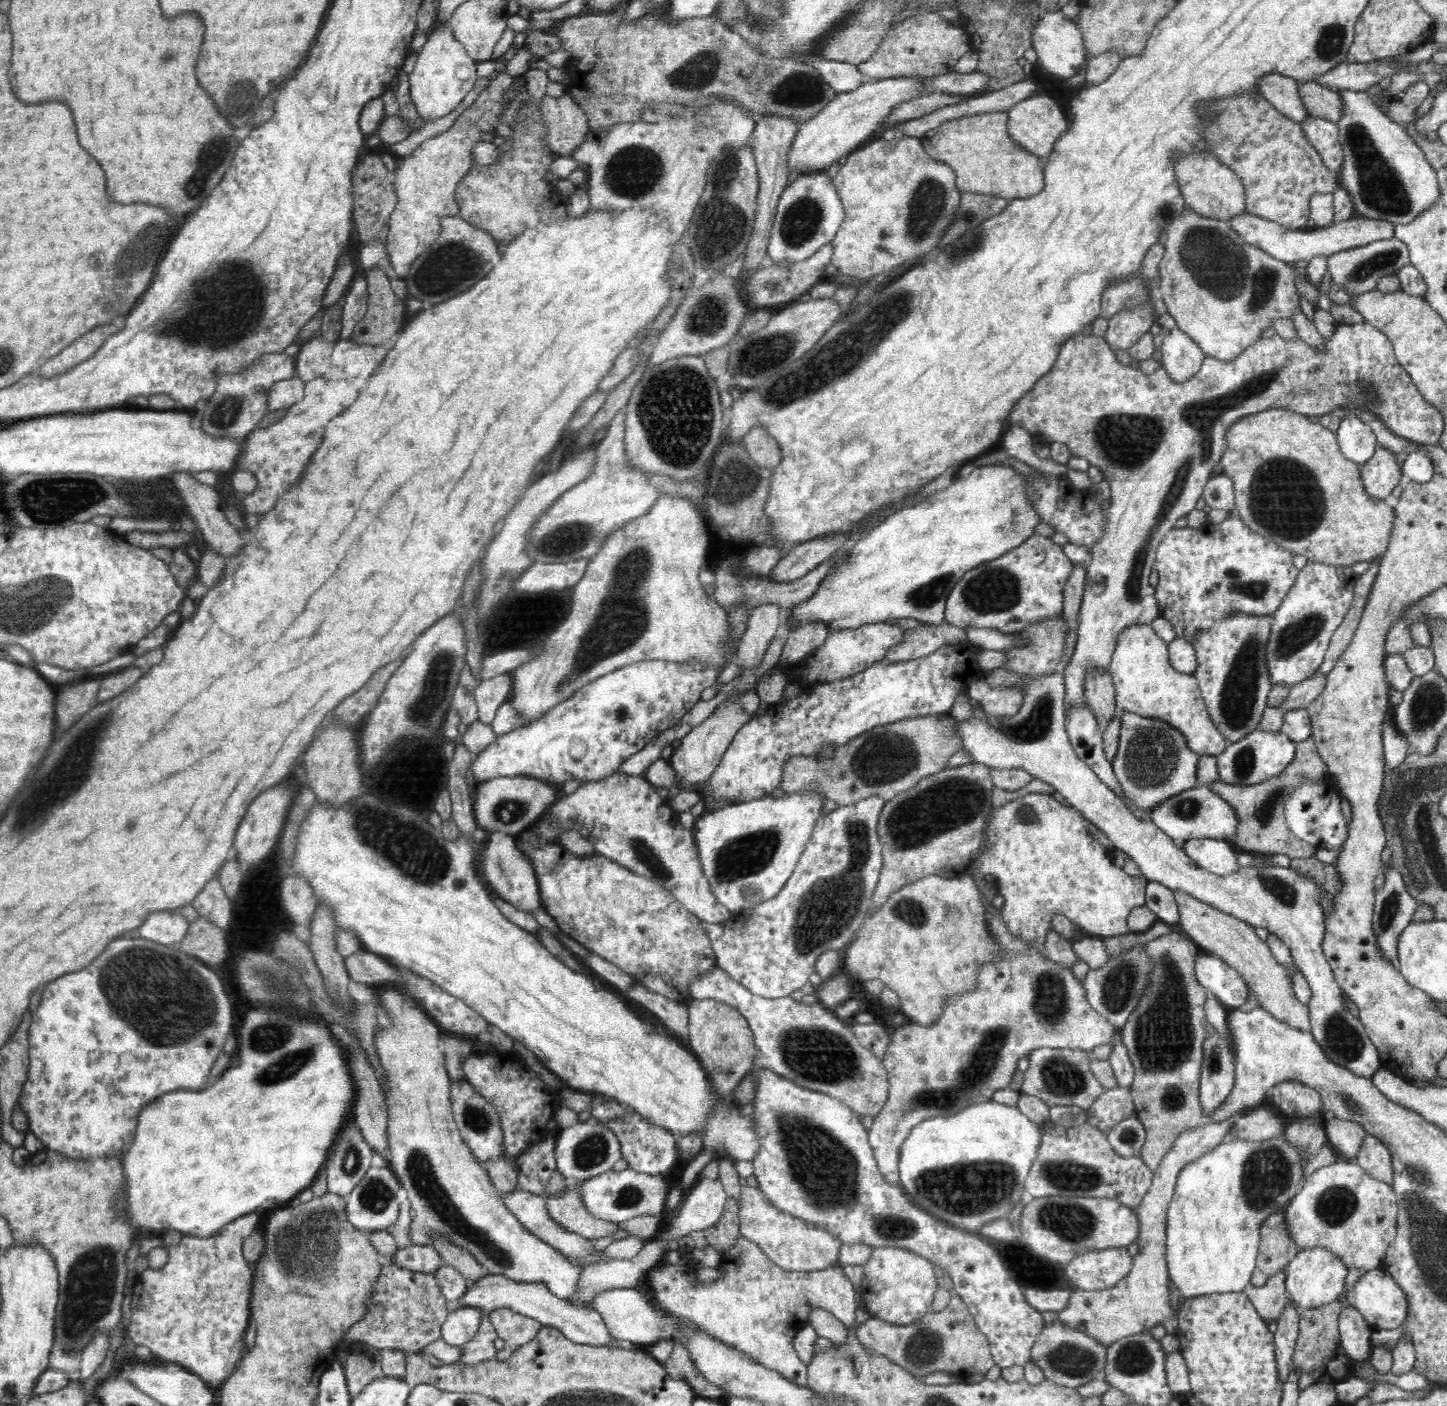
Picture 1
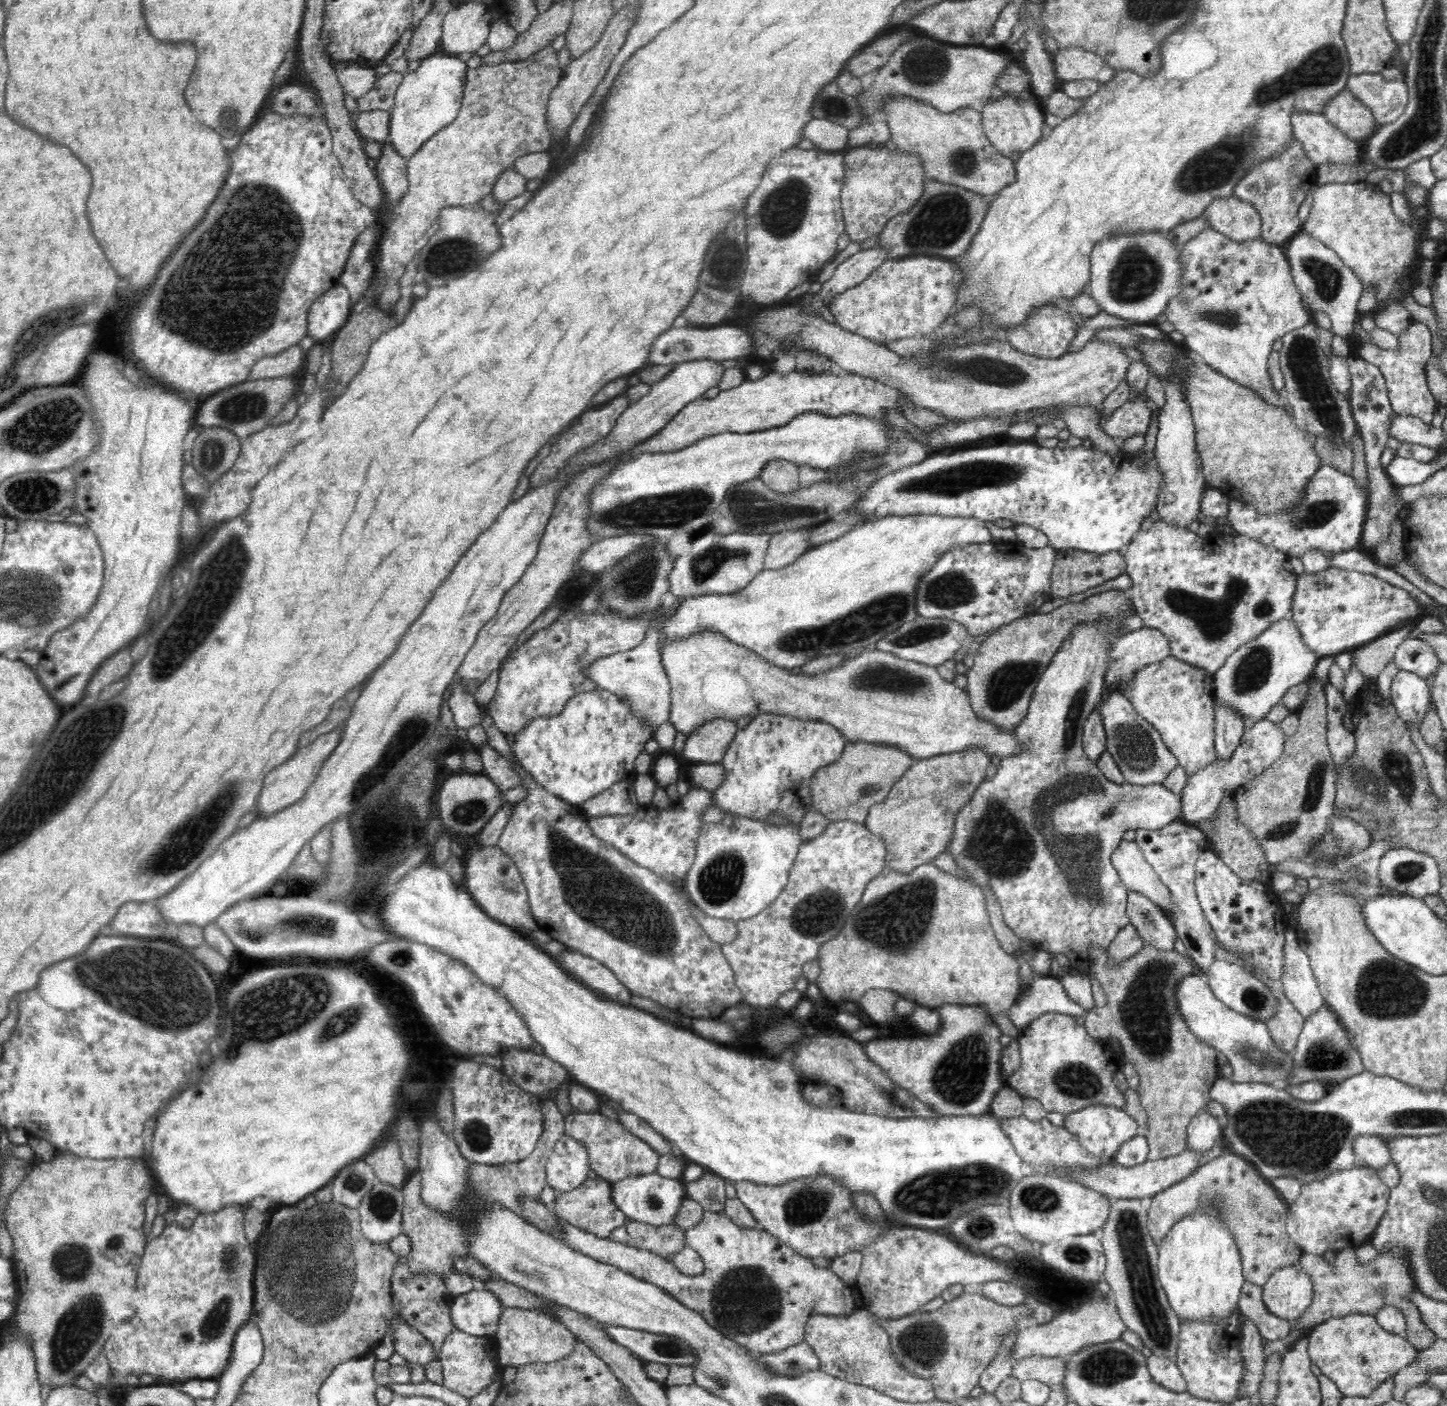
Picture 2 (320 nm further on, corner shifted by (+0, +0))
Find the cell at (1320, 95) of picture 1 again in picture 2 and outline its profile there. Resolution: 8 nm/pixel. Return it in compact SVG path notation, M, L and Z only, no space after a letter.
M1347 88L1330 98L1323 113L1330 123L1355 141L1368 139L1378 129L1370 107L1359 101Z

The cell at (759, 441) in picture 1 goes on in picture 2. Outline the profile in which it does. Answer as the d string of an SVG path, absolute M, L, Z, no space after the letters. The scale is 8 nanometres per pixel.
M773 461L766 464L759 477L770 490L792 494L801 488L798 469L798 466L787 461Z

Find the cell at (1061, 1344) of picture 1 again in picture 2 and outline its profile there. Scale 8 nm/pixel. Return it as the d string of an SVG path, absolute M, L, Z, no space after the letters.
M1028 1356L1020 1360L1011 1376L1020 1383L1034 1380L1051 1387L1060 1387L1066 1378L1067 1356Z

